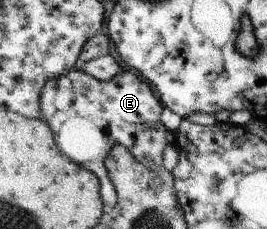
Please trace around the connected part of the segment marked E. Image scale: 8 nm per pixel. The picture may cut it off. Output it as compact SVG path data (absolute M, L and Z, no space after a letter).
M76 68L68 75L51 79L47 83L42 94L42 119L47 121L54 129L56 143L71 160L74 160L82 167L93 171L102 180L102 195L107 208L119 204L119 195L114 180L110 177L106 160L110 158L111 151L116 146L125 145L132 153L147 167L163 166L163 153L169 145L169 131L161 119L164 104L162 100L151 92L152 86L149 82L143 81L137 73L131 71L122 72L112 81L101 82L93 75L86 73L84 69Z

